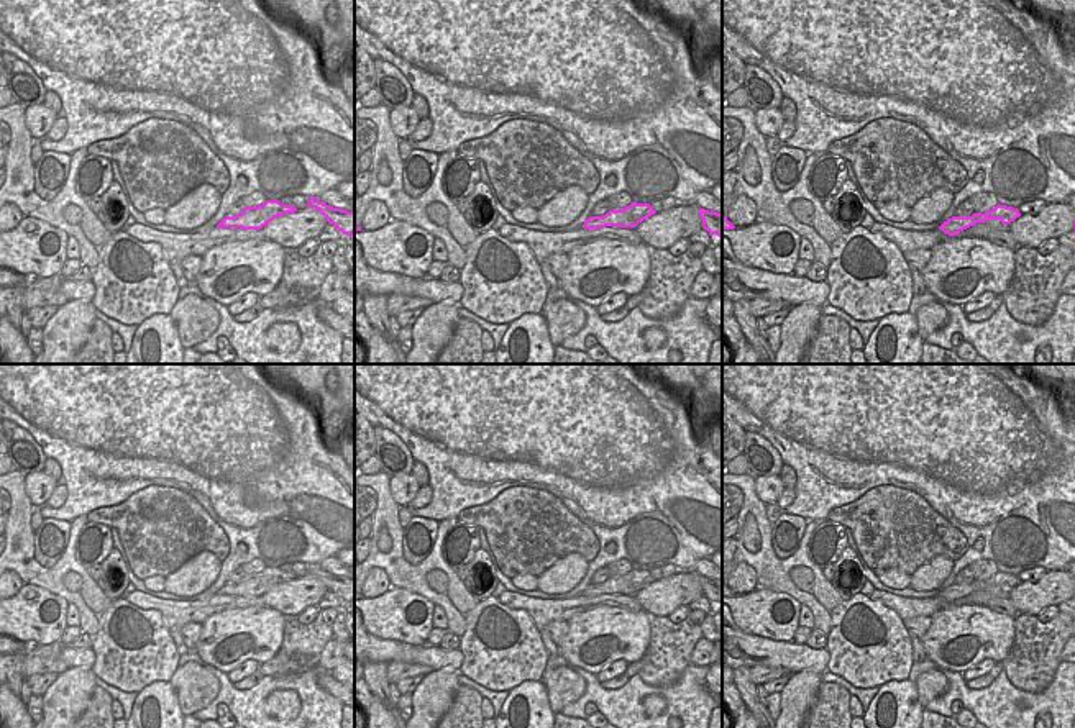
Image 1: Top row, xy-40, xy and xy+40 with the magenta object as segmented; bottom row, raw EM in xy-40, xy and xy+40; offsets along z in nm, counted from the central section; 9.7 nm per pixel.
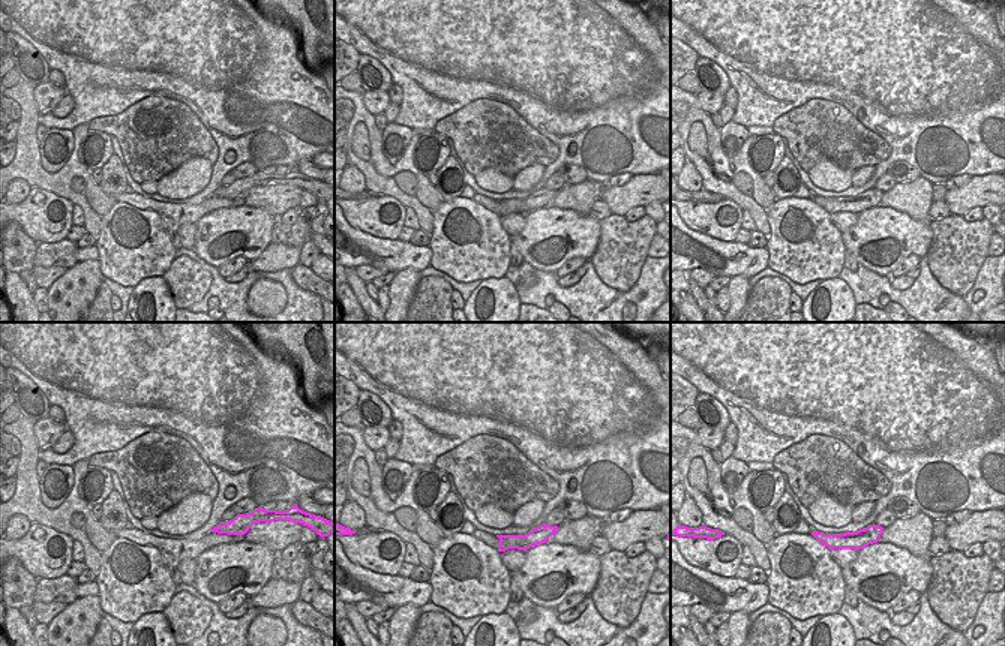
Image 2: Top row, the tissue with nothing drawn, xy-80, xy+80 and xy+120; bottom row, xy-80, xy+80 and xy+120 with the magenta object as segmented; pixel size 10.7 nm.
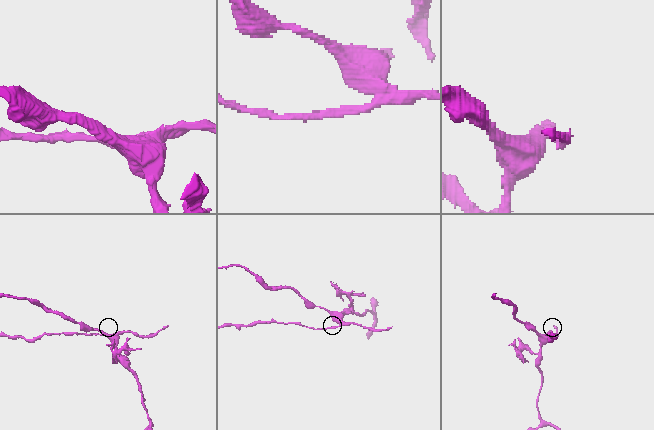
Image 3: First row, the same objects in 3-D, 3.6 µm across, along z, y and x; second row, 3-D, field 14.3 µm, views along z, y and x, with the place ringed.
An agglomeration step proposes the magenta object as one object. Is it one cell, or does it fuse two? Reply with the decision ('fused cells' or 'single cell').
fused cells

